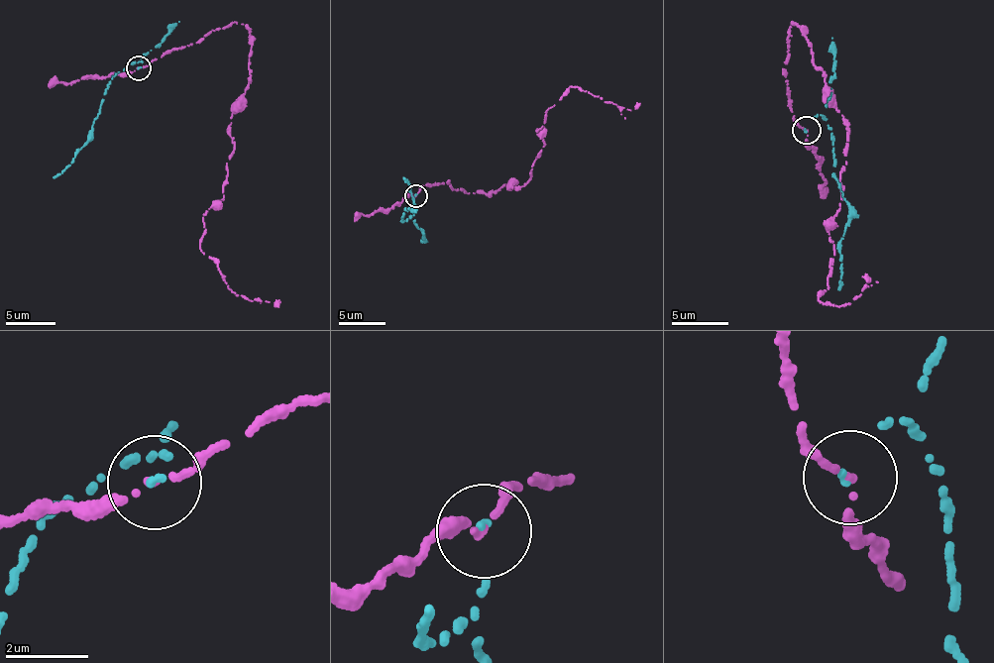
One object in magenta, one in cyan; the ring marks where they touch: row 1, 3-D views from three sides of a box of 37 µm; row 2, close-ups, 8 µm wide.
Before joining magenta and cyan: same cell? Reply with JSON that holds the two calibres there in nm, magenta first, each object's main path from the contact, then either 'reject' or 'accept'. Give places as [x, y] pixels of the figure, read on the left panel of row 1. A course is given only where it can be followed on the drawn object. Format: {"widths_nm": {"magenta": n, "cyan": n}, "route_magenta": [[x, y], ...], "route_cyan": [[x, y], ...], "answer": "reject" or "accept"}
{"widths_nm": {"magenta": 110, "cyan": 130}, "route_magenta": [[139, 67], [213, 30], [247, 29], [250, 82], [200, 251], [228, 289], [278, 300]], "route_cyan": [[139, 67], [143, 60], [111, 77], [91, 130], [91, 138], [54, 176]], "answer": "reject"}

